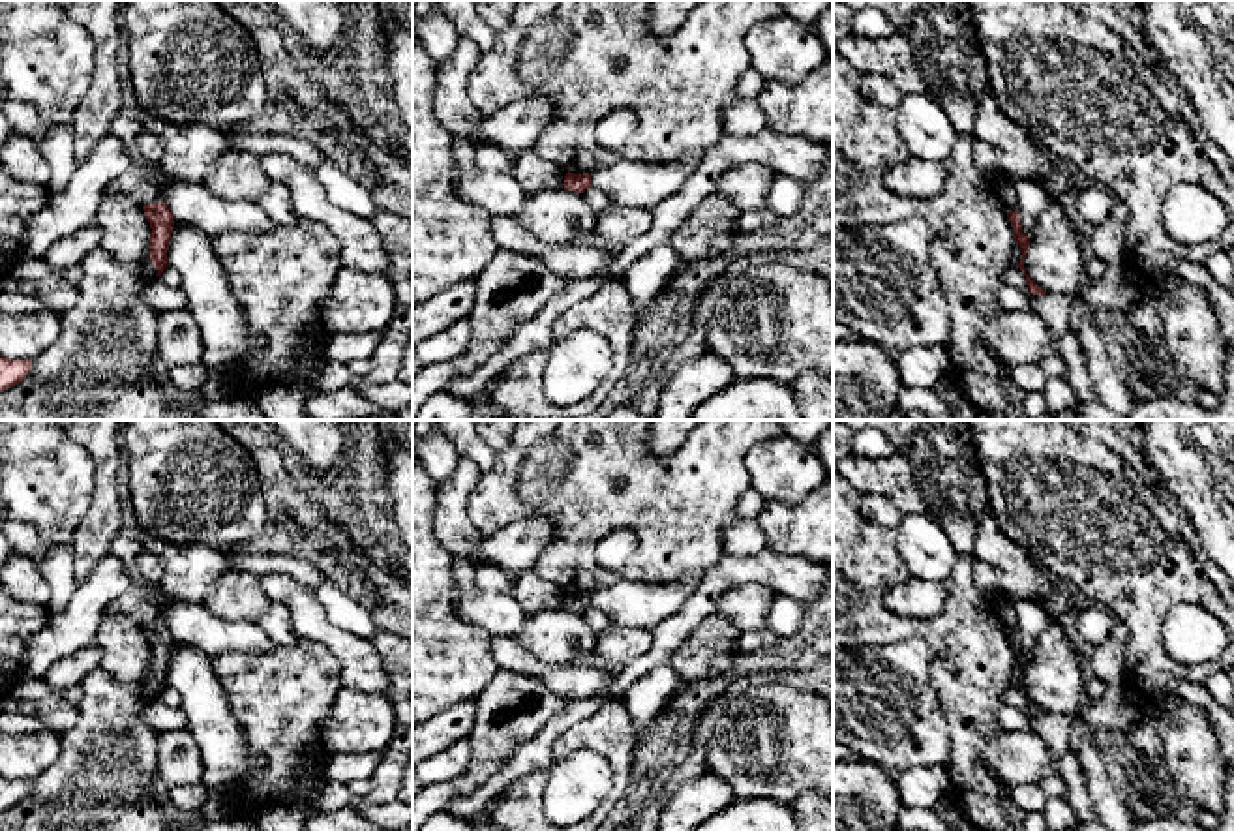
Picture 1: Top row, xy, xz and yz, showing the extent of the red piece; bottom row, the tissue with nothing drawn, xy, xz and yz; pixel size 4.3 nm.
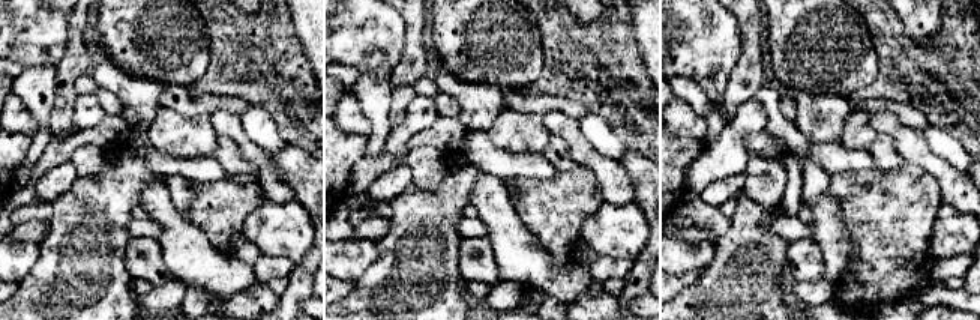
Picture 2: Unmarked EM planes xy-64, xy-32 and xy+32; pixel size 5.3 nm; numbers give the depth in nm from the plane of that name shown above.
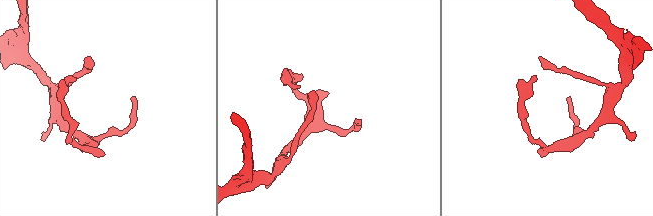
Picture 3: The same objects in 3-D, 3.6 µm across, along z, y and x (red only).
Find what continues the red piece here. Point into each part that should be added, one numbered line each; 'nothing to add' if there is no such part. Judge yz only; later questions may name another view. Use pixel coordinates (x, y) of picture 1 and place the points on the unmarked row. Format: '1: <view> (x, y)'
nothing to add

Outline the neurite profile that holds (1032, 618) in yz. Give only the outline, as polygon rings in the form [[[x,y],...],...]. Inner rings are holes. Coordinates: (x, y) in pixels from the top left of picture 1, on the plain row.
[[[1015,602],[1015,610],[1018,615],[1022,653],[1031,660],[1037,636],[1050,619],[1048,613],[1035,602]]]

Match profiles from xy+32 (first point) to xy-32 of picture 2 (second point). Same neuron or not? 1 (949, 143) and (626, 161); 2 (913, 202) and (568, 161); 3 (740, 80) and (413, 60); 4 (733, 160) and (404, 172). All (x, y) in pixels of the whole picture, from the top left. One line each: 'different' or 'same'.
1: different
2: different
3: same
4: different

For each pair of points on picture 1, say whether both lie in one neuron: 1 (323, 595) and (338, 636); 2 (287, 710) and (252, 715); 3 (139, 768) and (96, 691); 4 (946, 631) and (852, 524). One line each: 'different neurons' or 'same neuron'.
1: different neurons
2: same neuron
3: same neuron
4: same neuron

